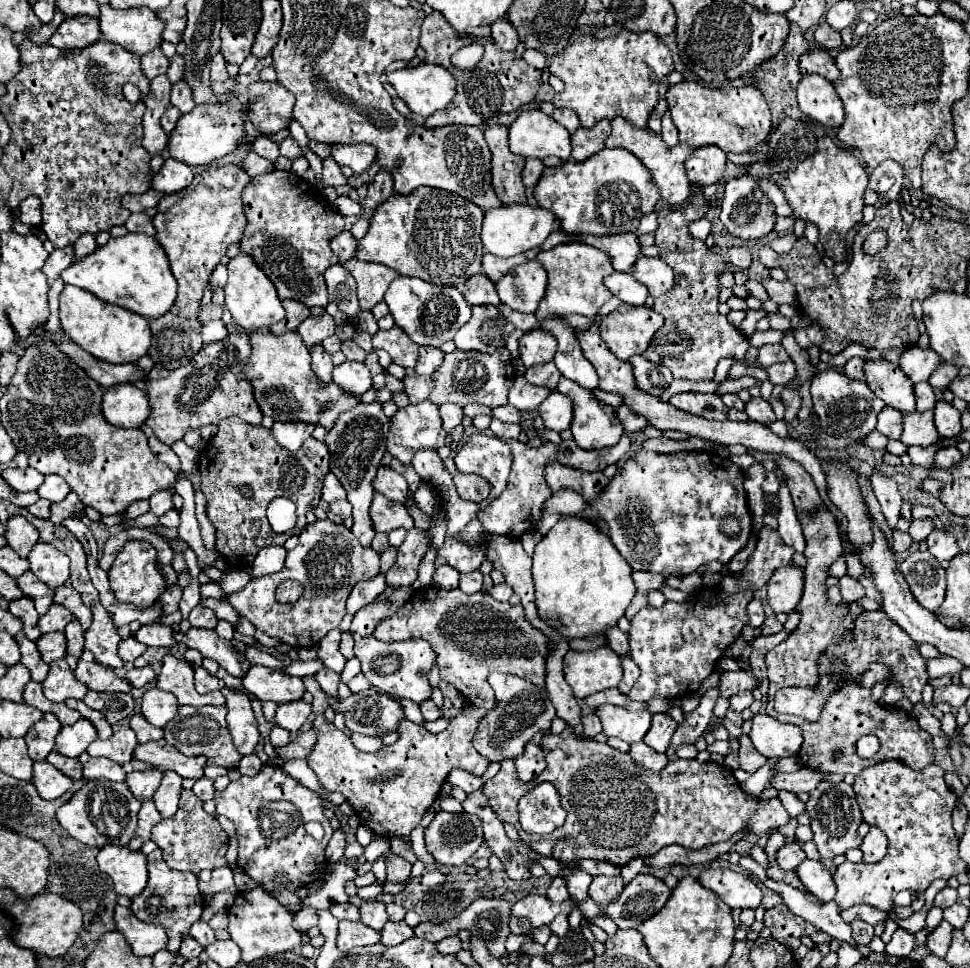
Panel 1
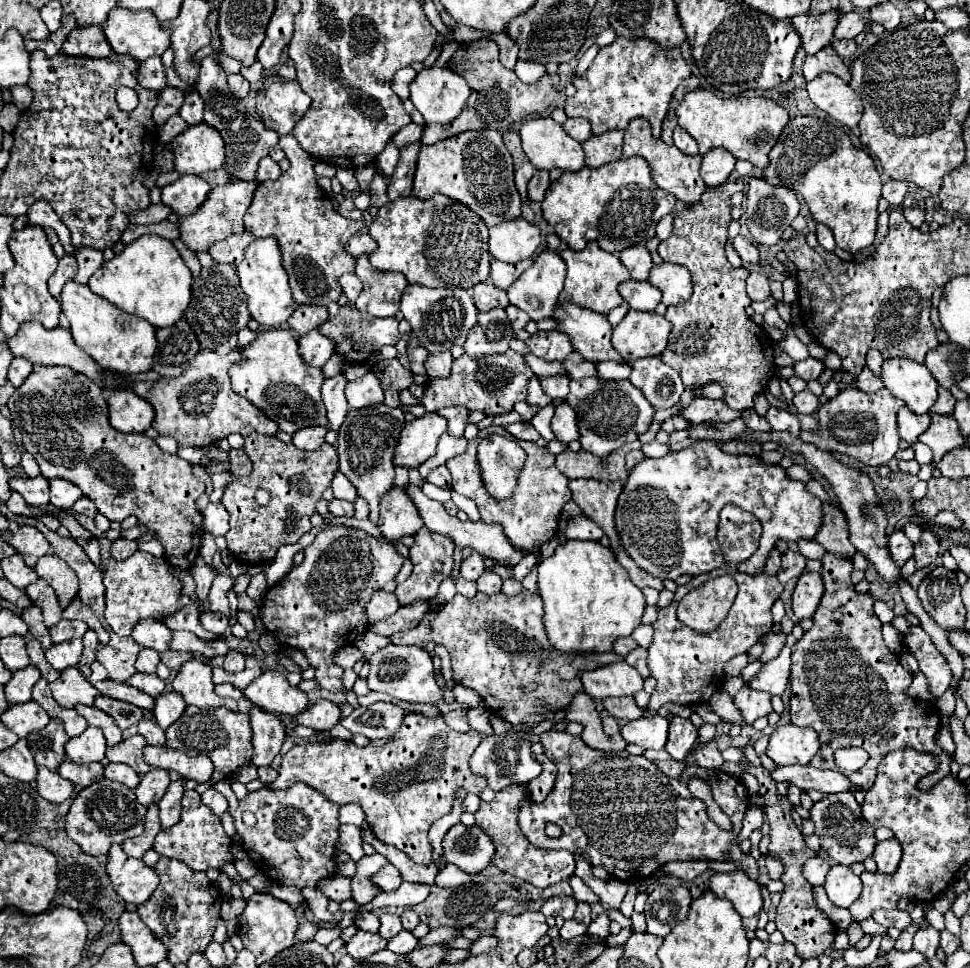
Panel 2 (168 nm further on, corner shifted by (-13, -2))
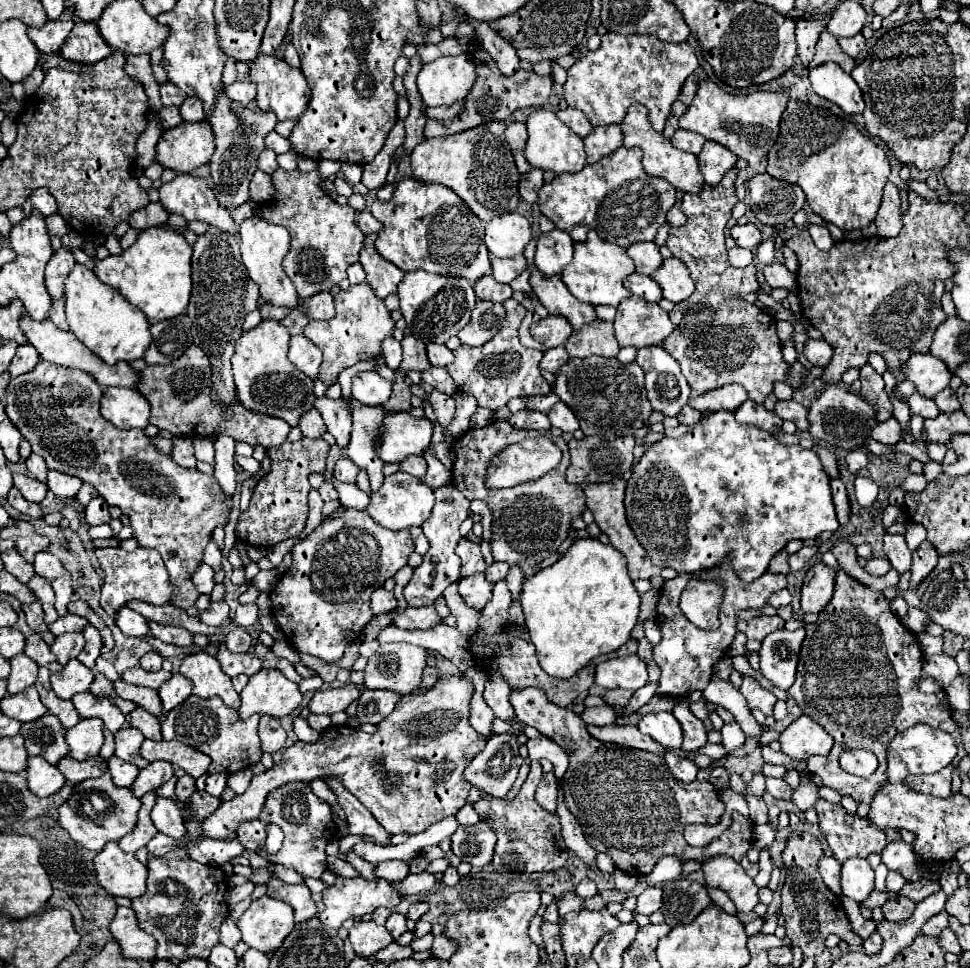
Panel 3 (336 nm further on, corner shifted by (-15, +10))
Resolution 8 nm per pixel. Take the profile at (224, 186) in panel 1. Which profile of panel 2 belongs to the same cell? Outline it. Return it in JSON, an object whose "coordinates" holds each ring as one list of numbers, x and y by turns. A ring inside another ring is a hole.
{"coordinates":[[230,181,226,185,220,185,220,187,214,187,208,195,208,201,190,217,184,217,178,221,180,225,180,239,192,249,192,251,208,251,208,247,214,243,214,241,220,241,220,239,226,239,228,235,232,233,244,233,244,223,242,223,242,217,246,213,246,209,250,207,252,203,252,197,254,197,254,191,256,191,258,183,256,181,250,181,250,183,244,183,244,181]]}

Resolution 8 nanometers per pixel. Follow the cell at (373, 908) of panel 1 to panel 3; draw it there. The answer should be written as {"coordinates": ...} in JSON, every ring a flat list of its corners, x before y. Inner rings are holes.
{"coordinates":[[392,913,386,921,386,929,392,933,394,939,398,939,406,931,406,917,402,913]]}

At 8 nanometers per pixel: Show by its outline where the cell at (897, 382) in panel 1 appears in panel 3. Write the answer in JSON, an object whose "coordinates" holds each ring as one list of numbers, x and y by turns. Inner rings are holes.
{"coordinates":[[930,353,910,355,910,359,902,367,902,373,908,381,916,385,916,391,926,399,934,399,936,393,948,387,952,377,946,365]]}

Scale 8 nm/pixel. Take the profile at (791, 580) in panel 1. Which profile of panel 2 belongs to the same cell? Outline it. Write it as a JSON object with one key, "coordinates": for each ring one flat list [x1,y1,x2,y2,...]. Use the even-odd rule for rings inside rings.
{"coordinates":[[802,573,800,581,794,589,794,595,792,595,794,615,798,619,812,617,818,603,820,603,822,591,824,591,824,583,822,583,822,577,818,573]]}

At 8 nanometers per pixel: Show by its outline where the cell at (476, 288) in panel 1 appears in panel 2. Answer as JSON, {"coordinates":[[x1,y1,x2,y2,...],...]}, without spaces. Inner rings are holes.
{"coordinates":[[484,281,484,283,478,283,474,287,474,305,478,307,478,311,490,311,496,307,506,309,510,305,510,301,506,297,506,291]]}

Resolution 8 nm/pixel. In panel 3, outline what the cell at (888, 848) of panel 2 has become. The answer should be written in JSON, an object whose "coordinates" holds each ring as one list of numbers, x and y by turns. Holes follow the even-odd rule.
{"coordinates":[[896,839,896,841,890,841,882,853,882,863,888,867,888,869,894,869,898,871,900,875,904,875,908,881,918,881,922,877,922,871,920,871,920,863,916,863,916,855,912,855,912,845,908,845,906,841,902,839]]}

